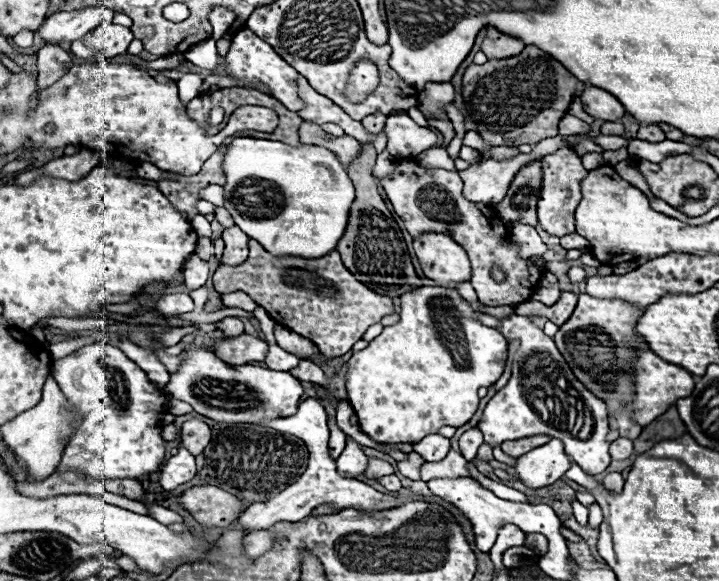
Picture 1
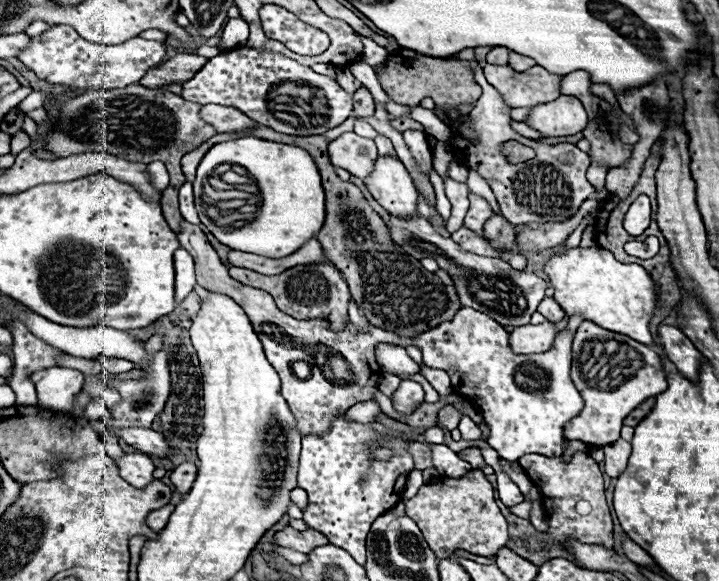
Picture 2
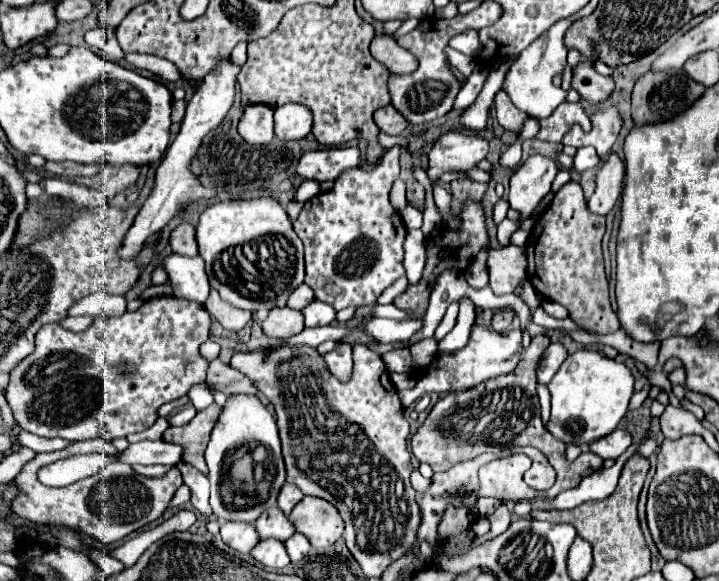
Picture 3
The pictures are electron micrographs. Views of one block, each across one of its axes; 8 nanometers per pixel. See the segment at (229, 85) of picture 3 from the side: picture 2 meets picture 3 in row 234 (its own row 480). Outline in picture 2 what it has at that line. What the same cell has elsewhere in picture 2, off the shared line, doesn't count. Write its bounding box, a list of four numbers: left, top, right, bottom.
[110,452,154,488]

